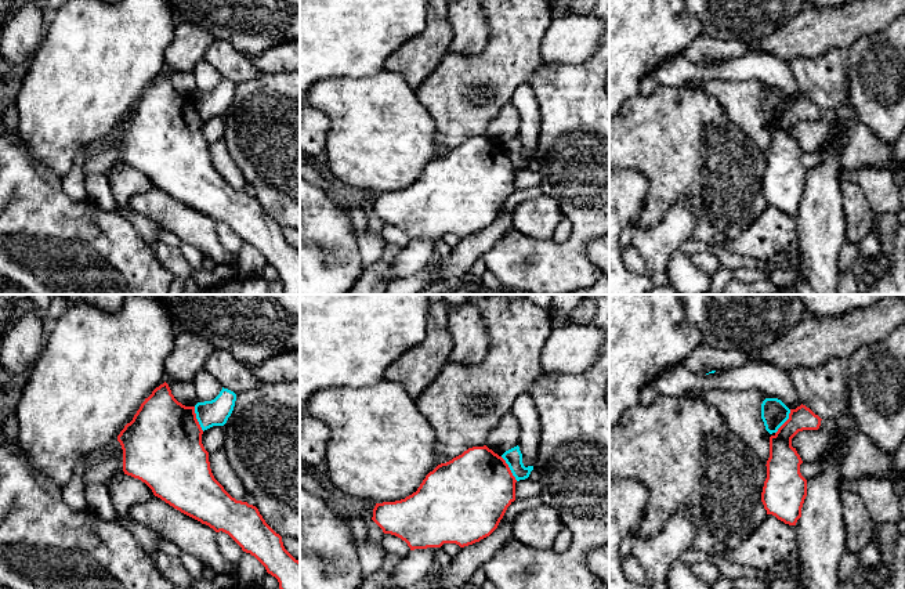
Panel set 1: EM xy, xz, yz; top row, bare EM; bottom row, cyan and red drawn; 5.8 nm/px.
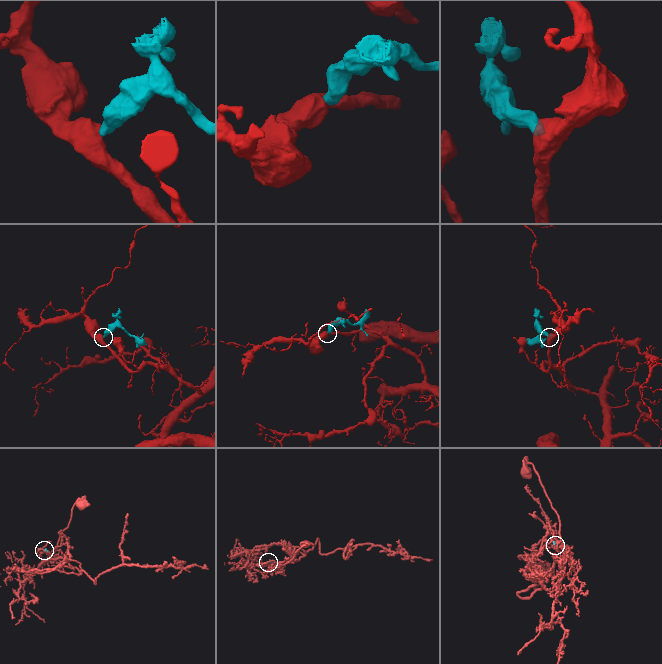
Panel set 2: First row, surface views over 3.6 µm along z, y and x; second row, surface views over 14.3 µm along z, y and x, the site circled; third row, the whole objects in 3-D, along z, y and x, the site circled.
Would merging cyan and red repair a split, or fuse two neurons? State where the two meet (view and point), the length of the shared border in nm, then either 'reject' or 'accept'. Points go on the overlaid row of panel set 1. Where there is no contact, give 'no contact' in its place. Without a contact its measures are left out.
xy (196, 418) | 160 nm | reject

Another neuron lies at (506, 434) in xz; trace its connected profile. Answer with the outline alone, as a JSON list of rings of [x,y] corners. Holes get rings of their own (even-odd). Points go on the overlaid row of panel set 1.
[[[513,413],[504,415],[499,424],[489,431],[485,445],[502,456],[506,451],[518,445],[521,426]]]

